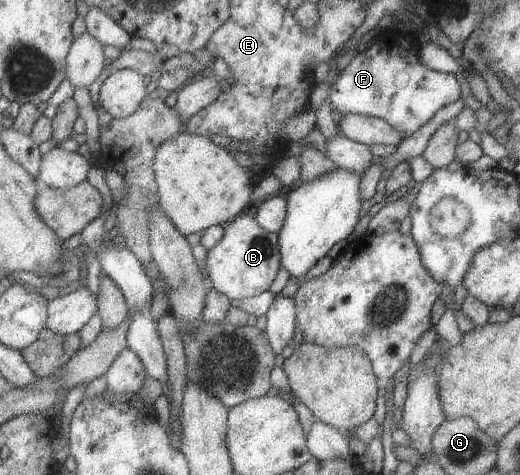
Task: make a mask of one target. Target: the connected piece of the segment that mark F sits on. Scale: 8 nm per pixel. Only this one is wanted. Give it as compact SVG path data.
M387 27L379 31L375 39L375 43L364 51L357 52L340 74L336 75L329 86L328 100L333 111L338 115L352 113L381 118L404 138L425 125L438 109L452 104L459 98L461 89L453 74L430 70L419 61L420 42L414 33L401 33L399 30Z

